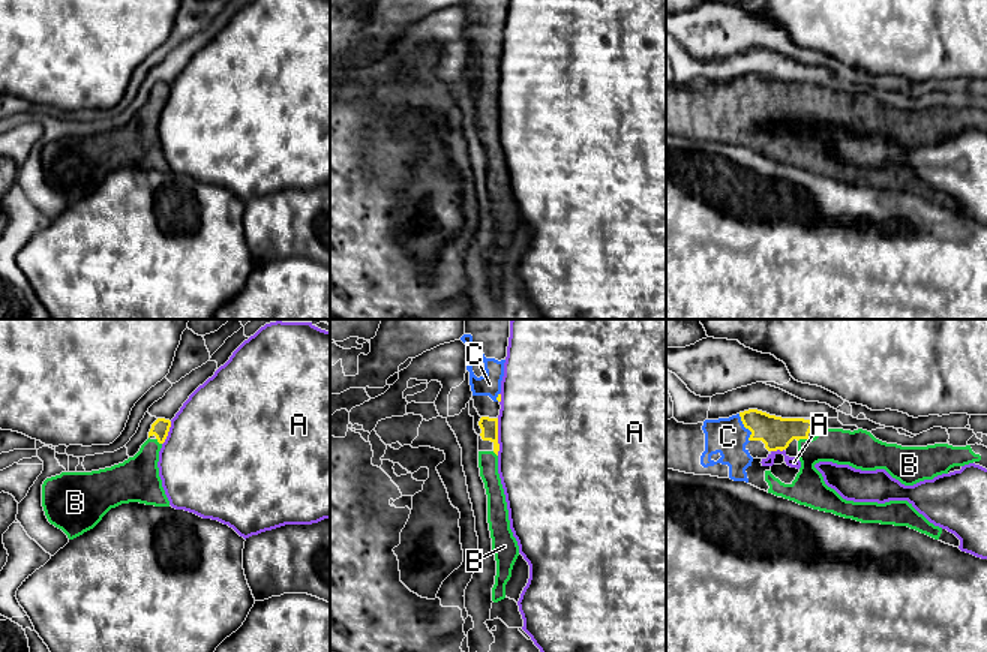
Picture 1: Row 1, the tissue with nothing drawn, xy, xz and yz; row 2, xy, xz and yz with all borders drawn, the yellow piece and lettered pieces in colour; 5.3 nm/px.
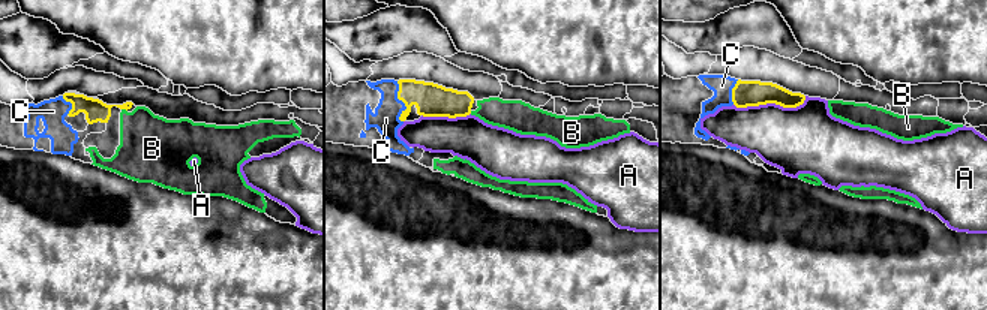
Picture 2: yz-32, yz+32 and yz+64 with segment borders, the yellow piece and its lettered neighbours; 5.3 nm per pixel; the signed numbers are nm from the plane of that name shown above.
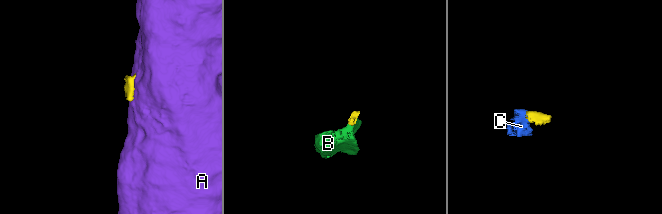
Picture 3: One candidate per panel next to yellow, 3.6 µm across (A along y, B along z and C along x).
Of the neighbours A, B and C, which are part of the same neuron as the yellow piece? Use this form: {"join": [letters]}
{"join": ["B", "C"]}

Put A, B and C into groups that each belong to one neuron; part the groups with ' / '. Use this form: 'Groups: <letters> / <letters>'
Groups: A / B C

